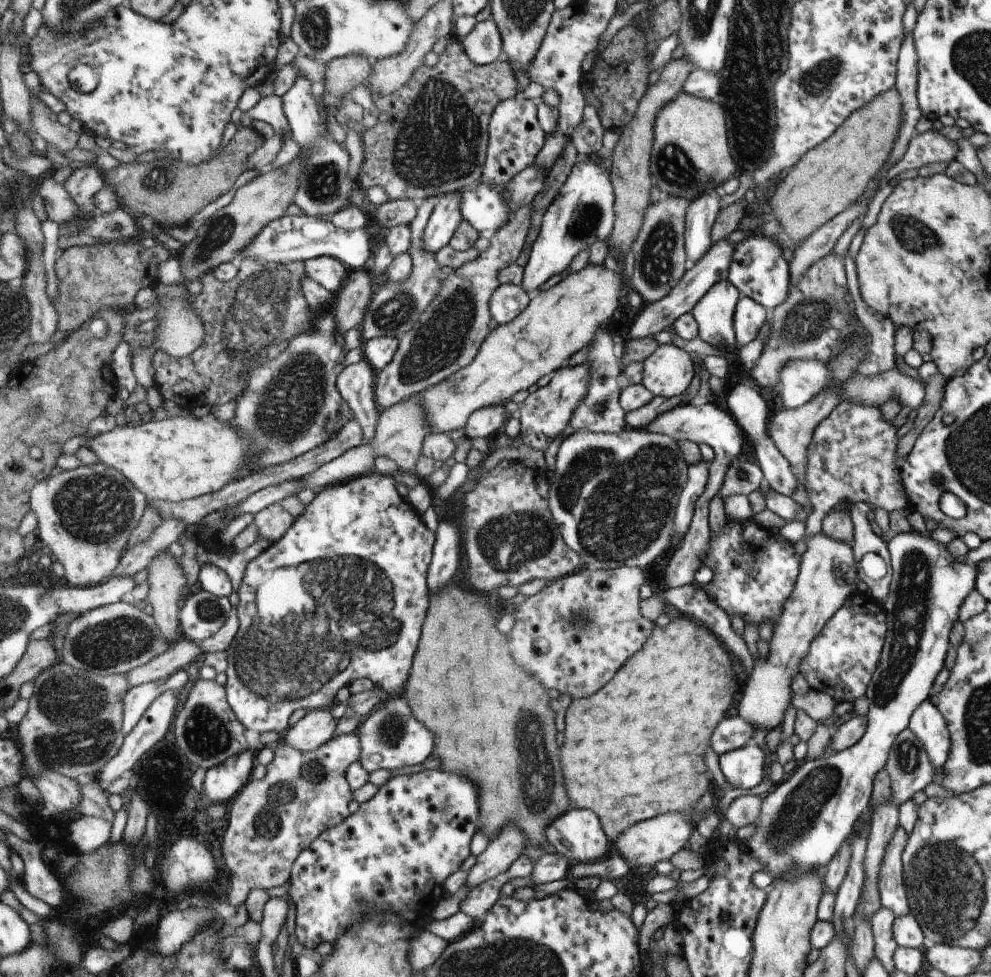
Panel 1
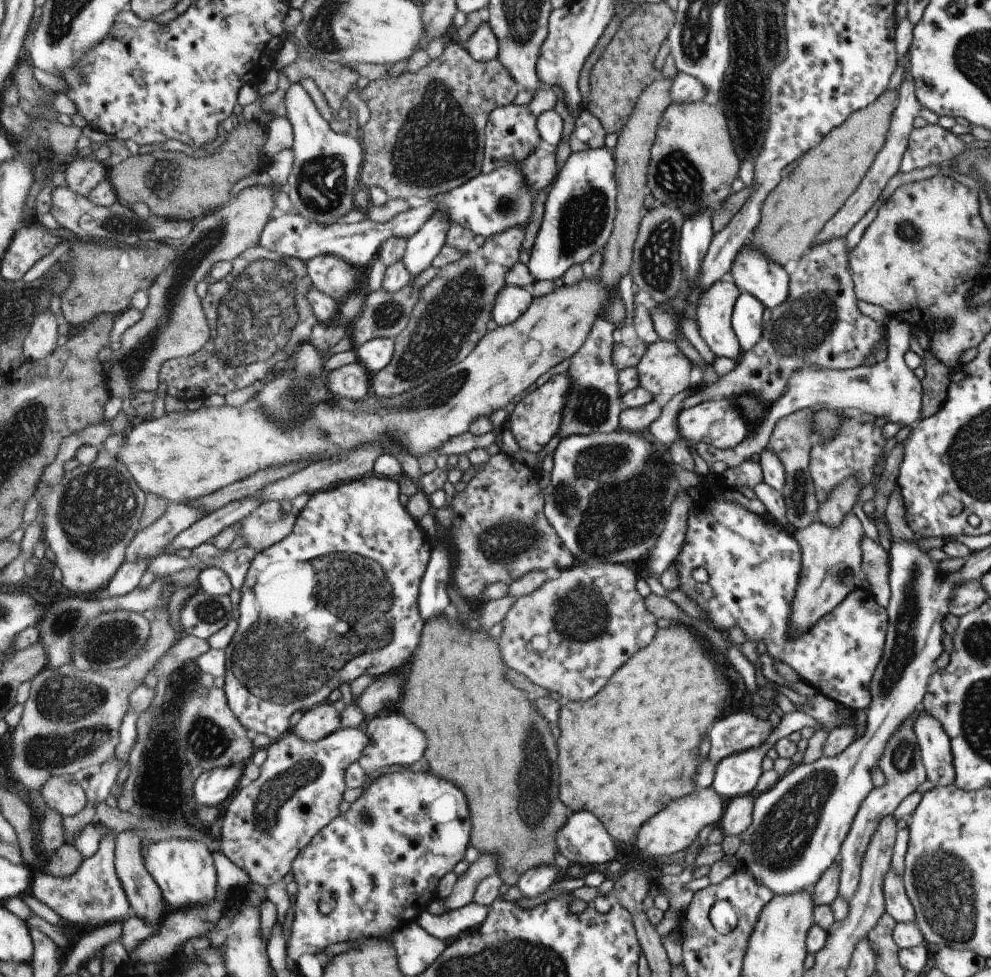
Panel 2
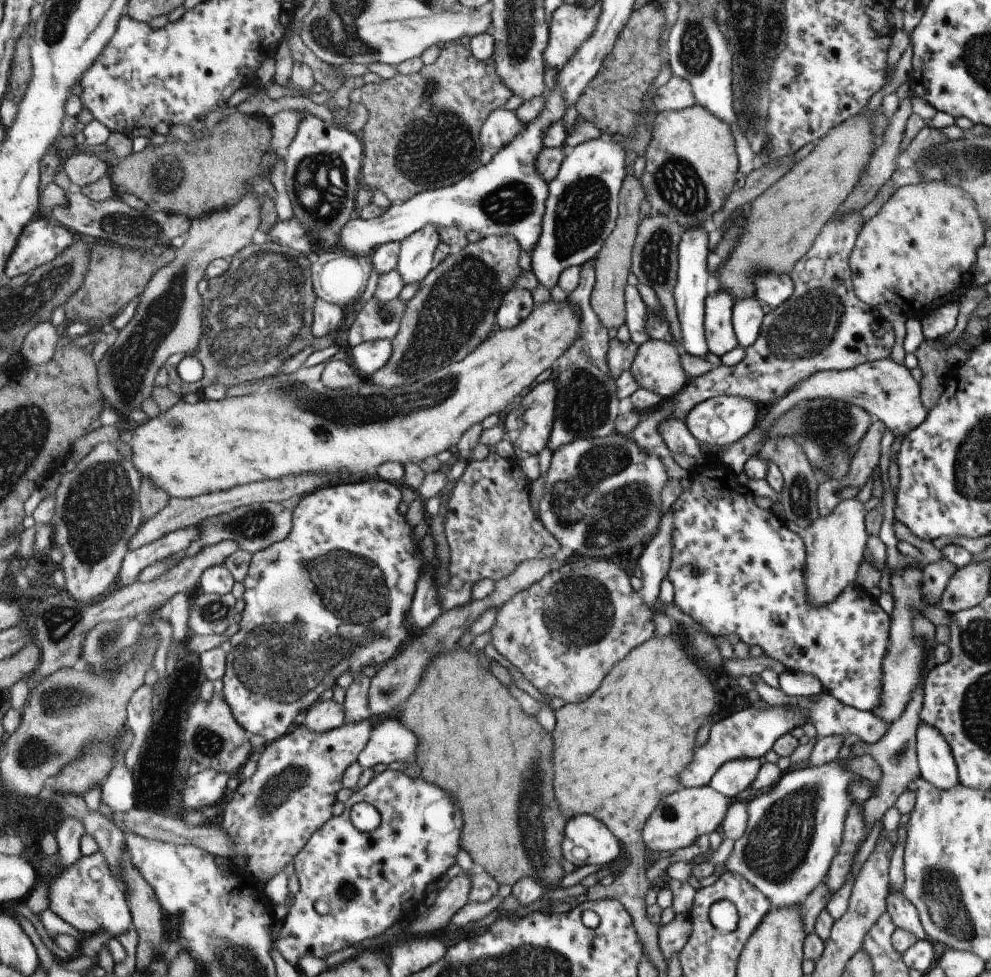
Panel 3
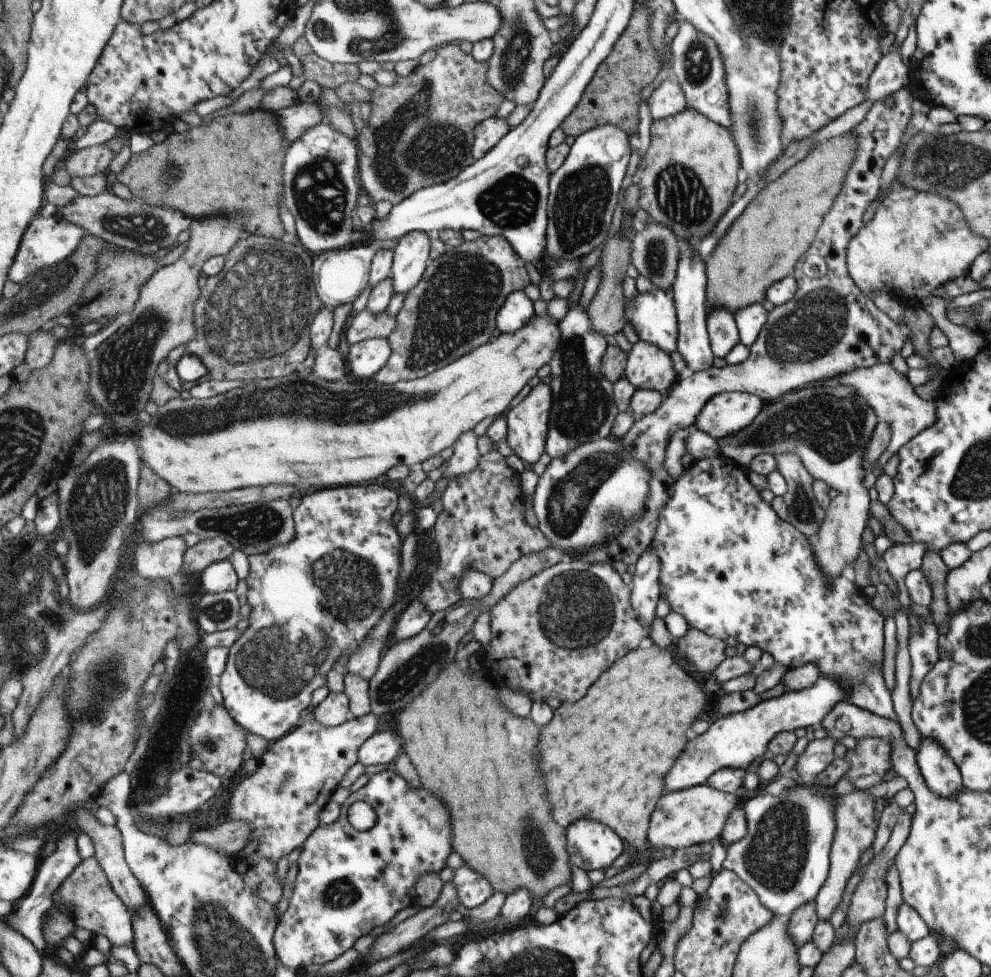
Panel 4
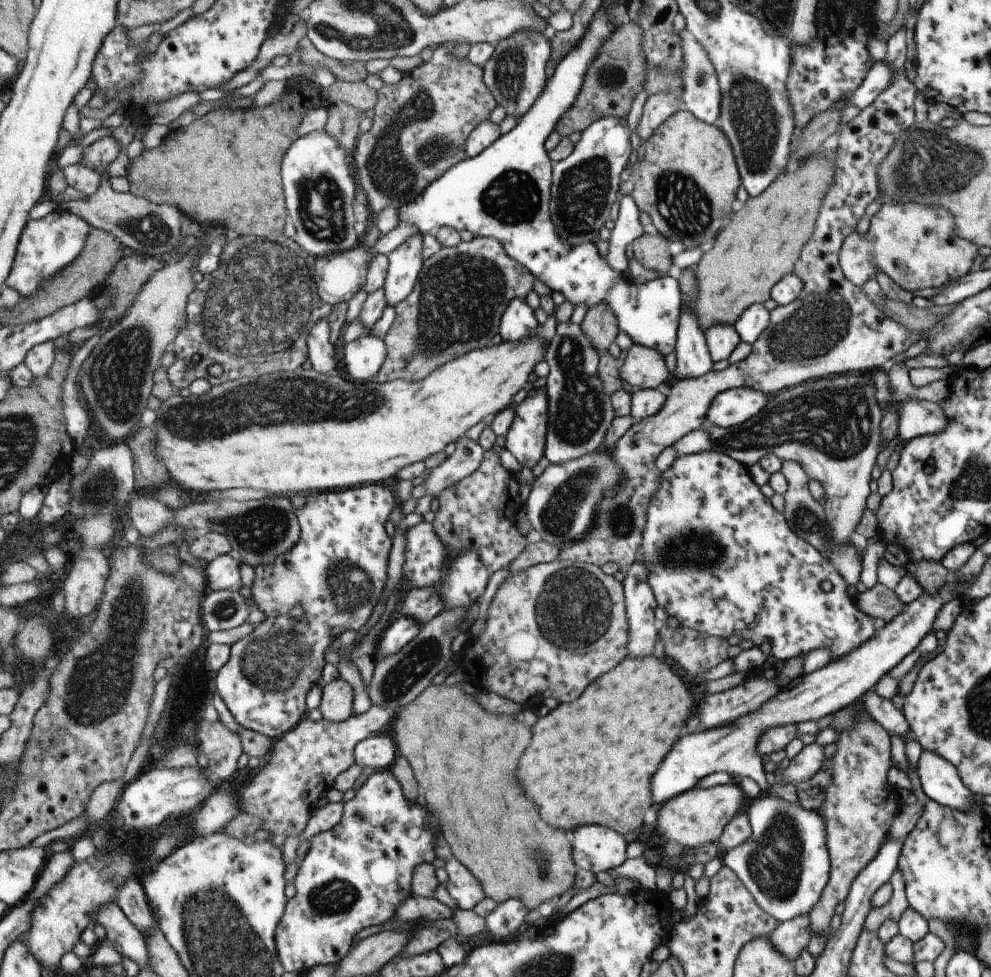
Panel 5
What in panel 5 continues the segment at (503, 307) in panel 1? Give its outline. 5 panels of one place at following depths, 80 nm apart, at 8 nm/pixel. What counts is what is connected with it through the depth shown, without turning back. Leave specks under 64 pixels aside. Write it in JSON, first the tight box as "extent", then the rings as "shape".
{"extent":[500,298,539,343],"shape":[[[516,298],[508,304],[500,320],[500,336],[510,343],[524,341],[529,335],[539,332],[539,326],[535,309],[526,299]]]}

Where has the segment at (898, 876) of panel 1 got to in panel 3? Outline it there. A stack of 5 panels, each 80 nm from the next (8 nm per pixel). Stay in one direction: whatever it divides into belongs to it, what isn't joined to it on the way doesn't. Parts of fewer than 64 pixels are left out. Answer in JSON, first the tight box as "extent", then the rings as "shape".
{"extent":[886,886,925,939],"shape":[[[889,886],[886,894],[886,913],[895,927],[912,932],[918,939],[925,938],[915,907],[899,891],[889,891]]]}

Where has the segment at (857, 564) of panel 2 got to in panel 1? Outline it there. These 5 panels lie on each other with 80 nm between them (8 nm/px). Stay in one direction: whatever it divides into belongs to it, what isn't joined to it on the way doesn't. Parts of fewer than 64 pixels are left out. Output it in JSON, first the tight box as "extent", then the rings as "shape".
{"extent":[737,532,859,731],"shape":[[[819,532],[815,536],[805,540],[806,551],[800,558],[798,573],[790,592],[790,595],[783,603],[781,614],[772,626],[772,634],[769,640],[769,654],[759,656],[753,664],[751,676],[743,688],[741,700],[737,704],[737,714],[741,720],[748,722],[753,730],[771,731],[773,728],[779,728],[779,722],[783,720],[785,710],[789,708],[790,698],[792,697],[792,688],[789,686],[793,677],[799,672],[800,664],[805,658],[811,641],[818,635],[821,627],[839,610],[849,598],[851,592],[857,591],[856,586],[859,583],[856,564],[853,558],[852,547],[847,543],[833,540],[823,533]]]}

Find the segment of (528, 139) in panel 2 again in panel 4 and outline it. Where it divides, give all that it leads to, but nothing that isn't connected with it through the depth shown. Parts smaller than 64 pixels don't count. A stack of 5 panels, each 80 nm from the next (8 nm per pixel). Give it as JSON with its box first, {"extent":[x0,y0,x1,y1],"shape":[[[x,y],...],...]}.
{"extent":[473,115,512,160],"shape":[[[495,115],[481,122],[476,128],[476,141],[473,146],[476,160],[481,160],[484,156],[487,156],[488,152],[511,131],[512,129],[509,126],[509,122],[507,122],[507,117],[497,118]]]}

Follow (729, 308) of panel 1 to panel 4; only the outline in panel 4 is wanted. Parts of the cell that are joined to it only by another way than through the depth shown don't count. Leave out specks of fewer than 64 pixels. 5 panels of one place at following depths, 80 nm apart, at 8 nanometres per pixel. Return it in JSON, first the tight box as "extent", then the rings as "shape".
{"extent":[705,307,738,358],"shape":[[[713,307],[706,312],[705,322],[712,355],[724,358],[738,343],[738,332],[732,312],[725,307]]]}

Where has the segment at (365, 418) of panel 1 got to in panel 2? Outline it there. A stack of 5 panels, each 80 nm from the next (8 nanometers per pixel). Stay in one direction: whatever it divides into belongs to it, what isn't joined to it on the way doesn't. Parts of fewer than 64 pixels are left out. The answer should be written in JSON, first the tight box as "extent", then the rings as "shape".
{"extent":[328,363,372,402],"shape":[[[351,363],[329,373],[328,387],[335,395],[359,402],[370,395],[372,376],[361,363]]]}

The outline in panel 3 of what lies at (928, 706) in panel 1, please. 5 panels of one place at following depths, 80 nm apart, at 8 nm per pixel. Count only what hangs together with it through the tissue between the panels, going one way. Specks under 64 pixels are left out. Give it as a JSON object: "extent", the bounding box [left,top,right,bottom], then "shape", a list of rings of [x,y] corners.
{"extent":[914,721,958,790],"shape":[[[923,721],[916,726],[914,735],[920,777],[943,790],[954,787],[958,783],[956,764],[943,735]]]}

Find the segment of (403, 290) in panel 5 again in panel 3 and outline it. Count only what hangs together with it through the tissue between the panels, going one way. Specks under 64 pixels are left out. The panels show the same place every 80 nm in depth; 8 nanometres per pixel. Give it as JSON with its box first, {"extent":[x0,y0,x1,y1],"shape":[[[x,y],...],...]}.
{"extent":[397,225,442,284],"shape":[[[429,225],[402,240],[397,270],[406,284],[422,282],[435,267],[436,250],[442,241],[437,225]]]}

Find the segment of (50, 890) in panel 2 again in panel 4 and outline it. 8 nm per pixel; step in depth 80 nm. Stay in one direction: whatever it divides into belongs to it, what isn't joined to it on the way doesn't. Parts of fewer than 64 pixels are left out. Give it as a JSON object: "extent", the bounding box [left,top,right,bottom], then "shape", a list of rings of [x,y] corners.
{"extent":[59,857,134,946],"shape":[[[97,857],[83,859],[83,862],[71,872],[67,882],[59,888],[59,904],[71,906],[75,912],[75,922],[81,928],[87,928],[94,935],[105,934],[114,945],[131,946],[134,944],[134,922],[132,912],[115,894],[103,865]]]}

